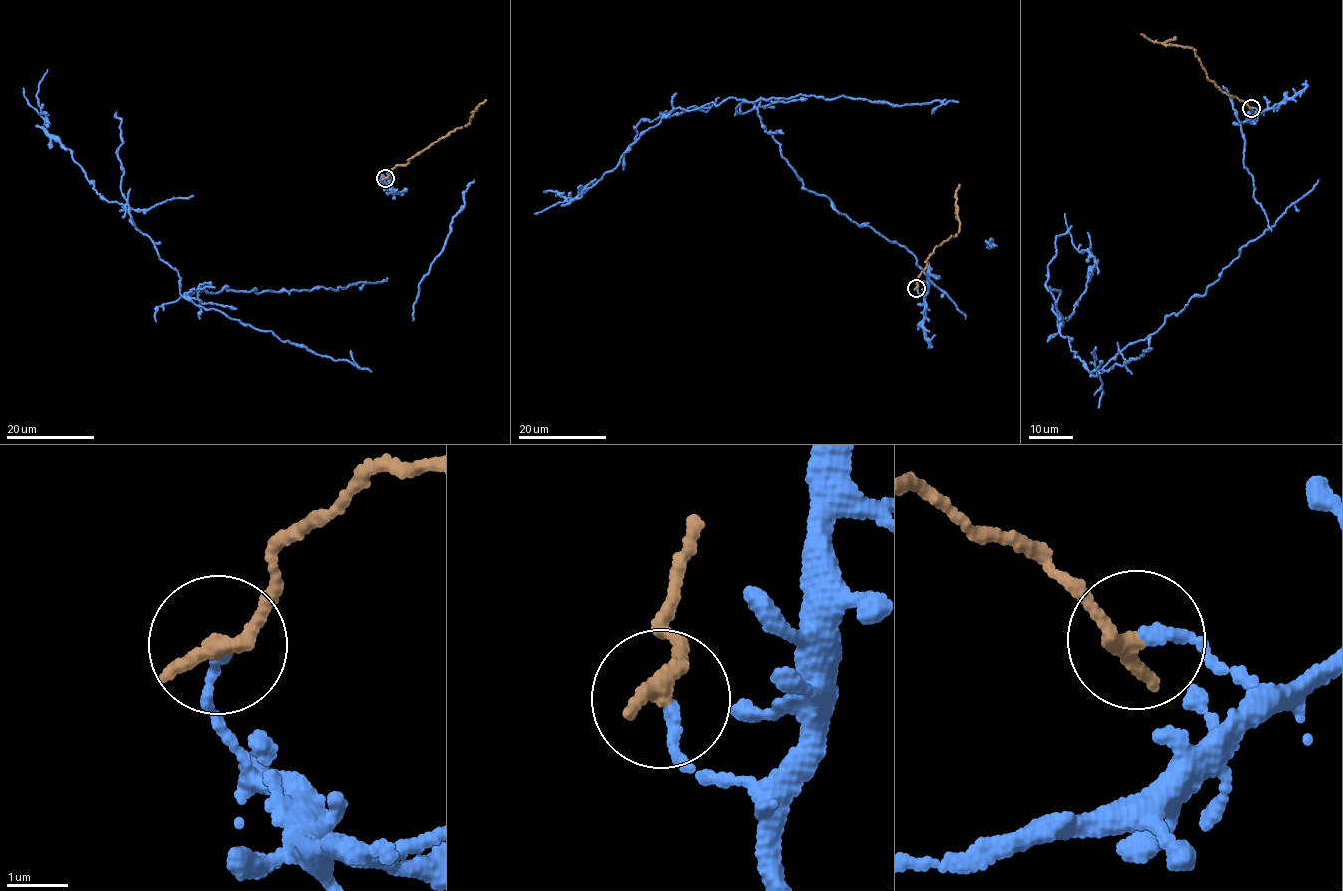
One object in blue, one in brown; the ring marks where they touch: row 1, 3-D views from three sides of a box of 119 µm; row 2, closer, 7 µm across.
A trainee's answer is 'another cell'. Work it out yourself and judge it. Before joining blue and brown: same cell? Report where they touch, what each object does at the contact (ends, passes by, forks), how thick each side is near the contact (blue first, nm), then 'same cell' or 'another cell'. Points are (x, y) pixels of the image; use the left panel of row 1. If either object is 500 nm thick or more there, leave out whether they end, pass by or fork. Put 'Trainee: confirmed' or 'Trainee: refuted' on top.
Trainee: confirmed
at (385, 178); blue ends there; brown ends there; 190 nm thick on the blue side, 340 nm on the other; another cell

